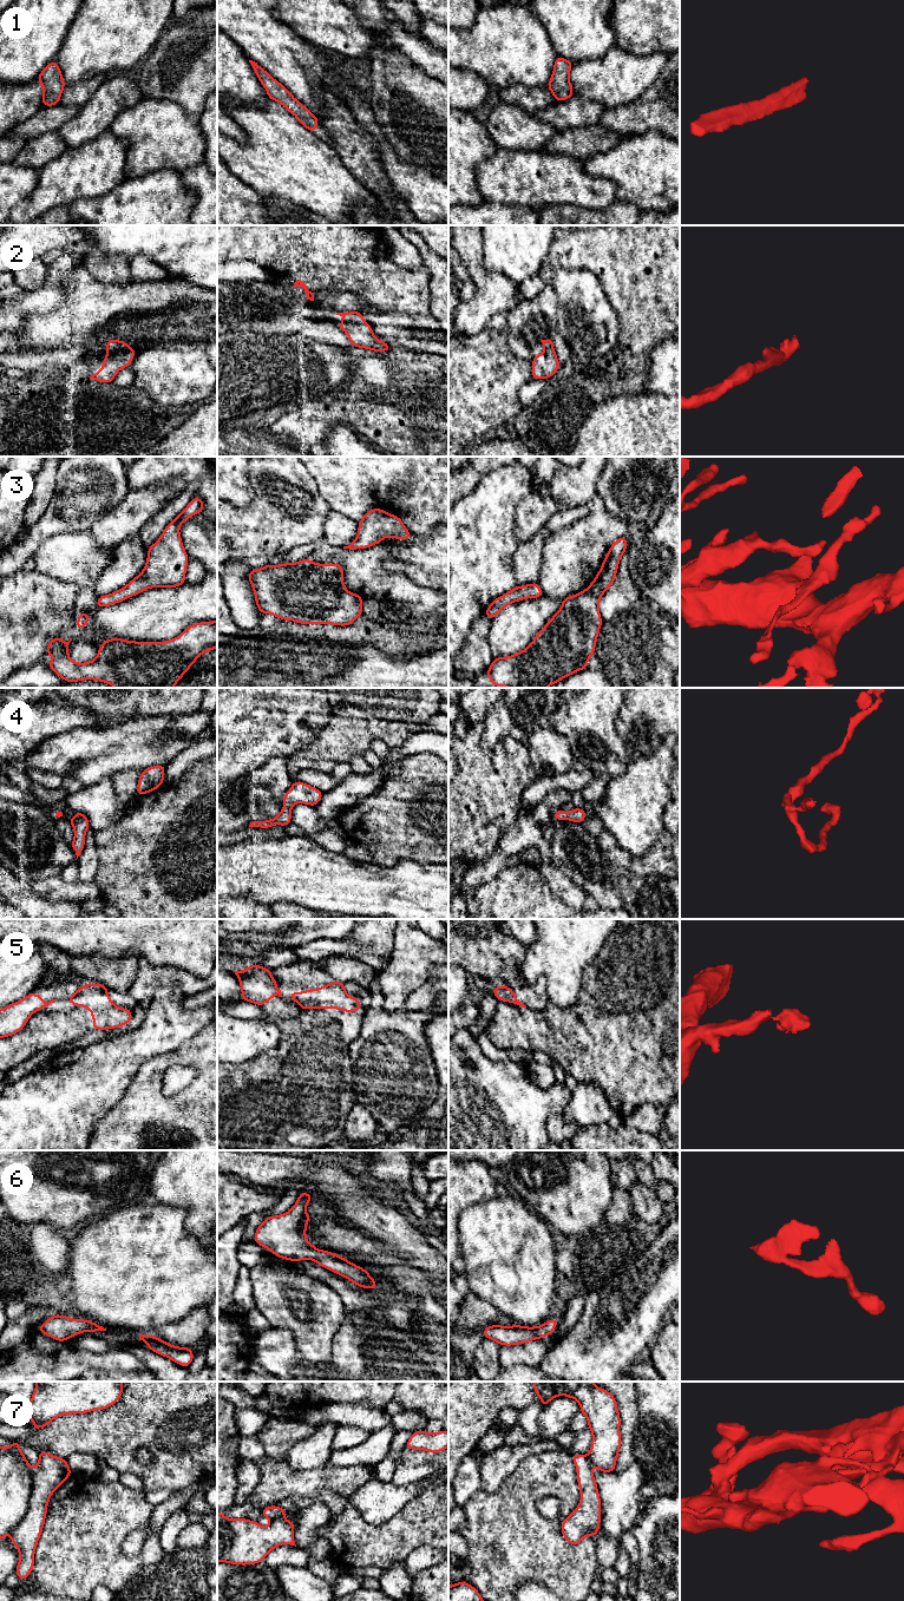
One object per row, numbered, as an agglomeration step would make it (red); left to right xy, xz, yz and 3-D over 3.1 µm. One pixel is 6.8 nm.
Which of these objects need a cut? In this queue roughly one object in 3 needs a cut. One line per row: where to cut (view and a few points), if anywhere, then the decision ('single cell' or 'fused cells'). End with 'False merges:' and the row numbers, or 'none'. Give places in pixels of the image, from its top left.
1: cut none; single cell
2: cut none; single cell
3: cut none; single cell
4: cut none; single cell
5: cut xz (277, 989), (275, 992); fused cells
6: cut none; single cell
7: cut none; single cell
False merges: 5

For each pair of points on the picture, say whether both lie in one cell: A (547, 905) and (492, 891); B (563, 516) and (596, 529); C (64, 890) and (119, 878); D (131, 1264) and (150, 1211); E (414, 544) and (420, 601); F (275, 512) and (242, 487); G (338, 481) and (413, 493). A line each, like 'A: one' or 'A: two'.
A: one
B: two
C: two
D: one
E: two
F: two
G: one

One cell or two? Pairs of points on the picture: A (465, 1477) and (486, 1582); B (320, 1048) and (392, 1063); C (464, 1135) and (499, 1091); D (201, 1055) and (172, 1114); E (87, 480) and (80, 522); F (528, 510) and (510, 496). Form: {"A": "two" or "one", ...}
{"A": "two", "B": "two", "C": "one", "D": "one", "E": "one", "F": "two"}

